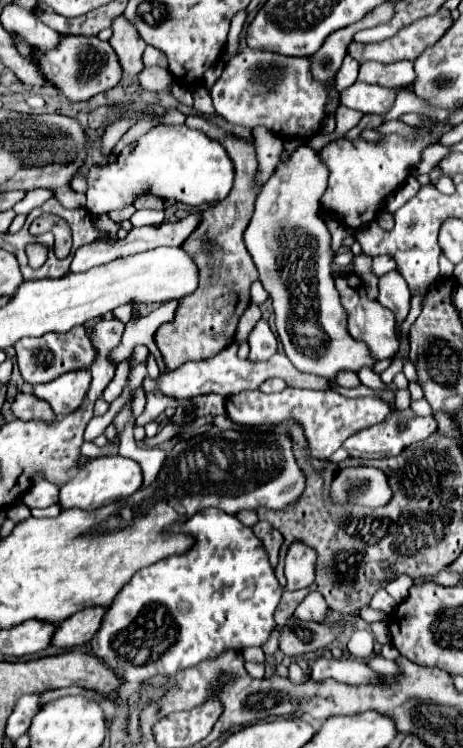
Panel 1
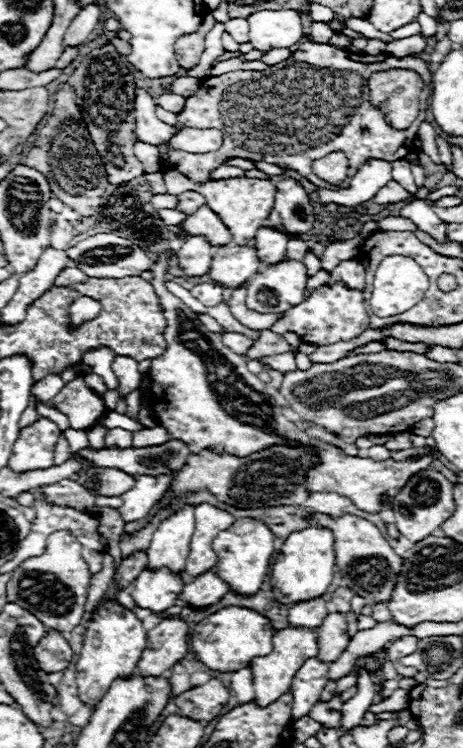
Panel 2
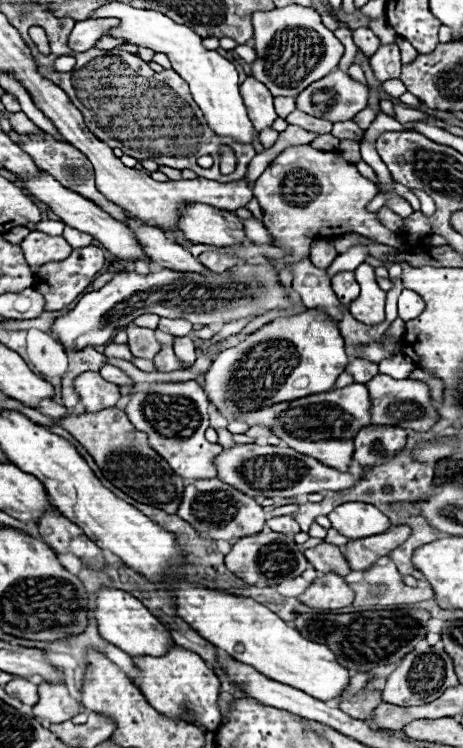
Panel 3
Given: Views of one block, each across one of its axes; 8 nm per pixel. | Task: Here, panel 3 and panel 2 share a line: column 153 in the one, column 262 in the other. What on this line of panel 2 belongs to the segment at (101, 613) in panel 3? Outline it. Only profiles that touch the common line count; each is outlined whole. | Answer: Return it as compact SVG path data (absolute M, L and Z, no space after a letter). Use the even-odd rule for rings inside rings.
M228 606L212 616L204 618L190 630L192 650L198 660L202 660L208 668L220 670L220 672L234 672L240 668L246 668L252 658L266 656L272 652L272 636L274 628L270 624L270 618L240 606Z

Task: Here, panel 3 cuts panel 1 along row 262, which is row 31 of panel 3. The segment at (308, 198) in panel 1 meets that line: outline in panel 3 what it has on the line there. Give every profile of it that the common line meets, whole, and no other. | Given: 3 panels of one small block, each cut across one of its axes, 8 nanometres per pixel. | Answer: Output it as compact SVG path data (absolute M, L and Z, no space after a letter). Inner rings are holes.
M290 4L284 8L274 8L270 12L254 12L252 24L254 24L254 50L256 50L252 76L264 82L274 96L300 94L306 86L310 86L310 82L316 82L318 78L324 78L326 74L330 74L330 70L338 68L338 60L344 54L342 42L334 36L332 30L328 30L322 24L320 14L308 6ZM270 68L276 68L276 70L270 70ZM290 68L302 68L302 70L290 70Z

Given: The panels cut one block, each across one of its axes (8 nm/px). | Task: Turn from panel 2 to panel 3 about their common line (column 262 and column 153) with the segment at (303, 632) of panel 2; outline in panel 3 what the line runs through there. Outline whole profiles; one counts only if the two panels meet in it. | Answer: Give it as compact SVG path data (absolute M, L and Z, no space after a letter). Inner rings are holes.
M172 646L162 658L142 656L142 658L132 658L132 660L138 668L138 686L142 694L146 696L146 700L158 712L182 720L184 710L192 710L198 722L206 726L206 732L214 732L220 726L222 722L220 708L218 708L220 680L214 674L214 670L202 658L198 658L198 654Z

